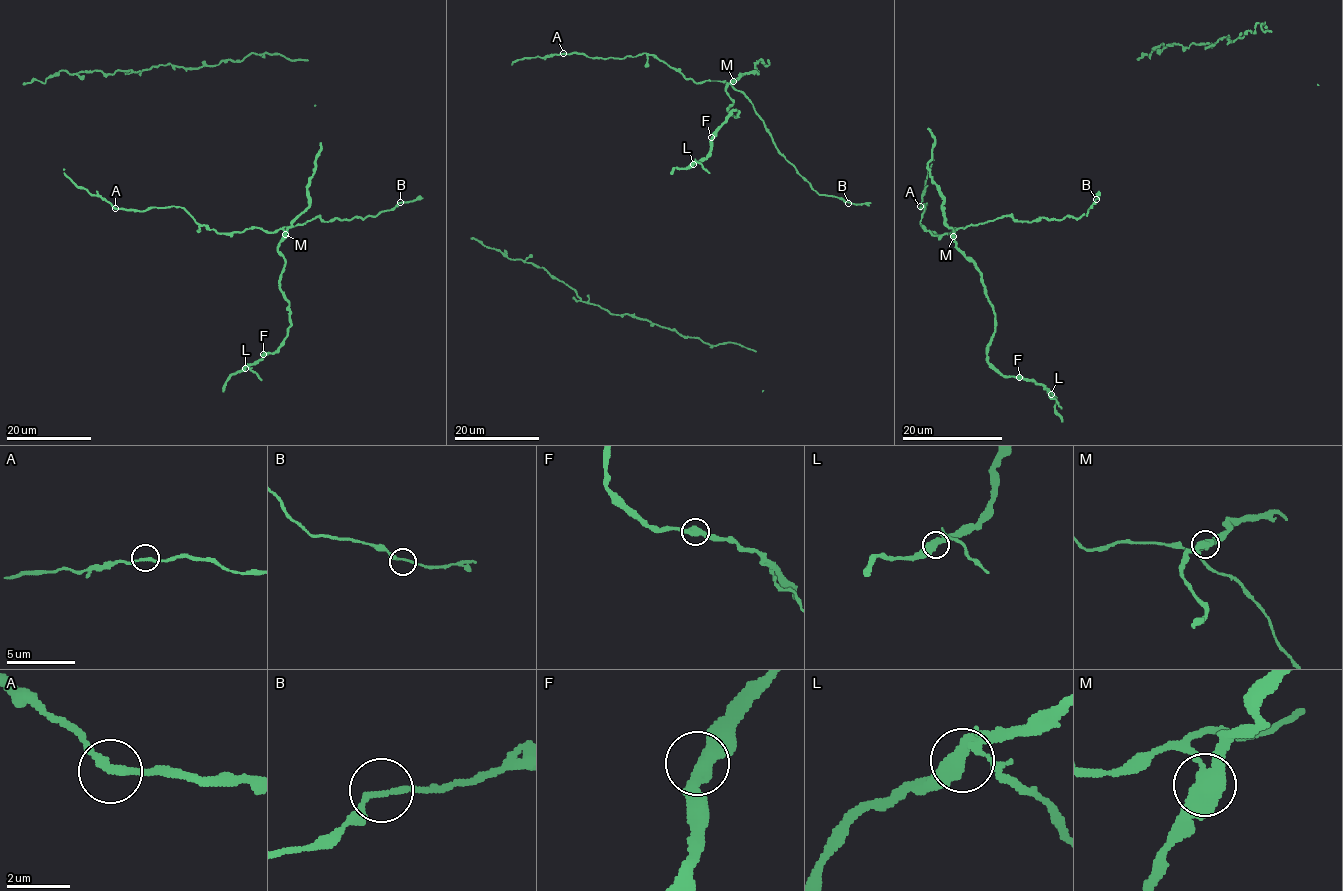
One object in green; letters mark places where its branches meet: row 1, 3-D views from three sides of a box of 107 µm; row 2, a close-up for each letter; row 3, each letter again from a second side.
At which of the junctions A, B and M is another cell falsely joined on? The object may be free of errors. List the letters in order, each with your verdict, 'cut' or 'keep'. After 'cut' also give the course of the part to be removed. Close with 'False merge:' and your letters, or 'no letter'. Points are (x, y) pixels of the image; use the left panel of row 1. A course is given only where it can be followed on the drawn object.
A: keep
B: keep
M: cut | (284, 234), (278, 251), (284, 258), (280, 285), (289, 303), (288, 336), (275, 352), (233, 373), (223, 391)
False merge: M

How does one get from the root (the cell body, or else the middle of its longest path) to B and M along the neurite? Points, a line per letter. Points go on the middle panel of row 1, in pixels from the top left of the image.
B: (563, 54), (603, 58), (653, 54), (696, 83), (729, 83), (752, 103), (776, 149), (811, 188), (848, 203)
M: (563, 54), (584, 53), (589, 57), (625, 58), (647, 53), (696, 83), (732, 81)

